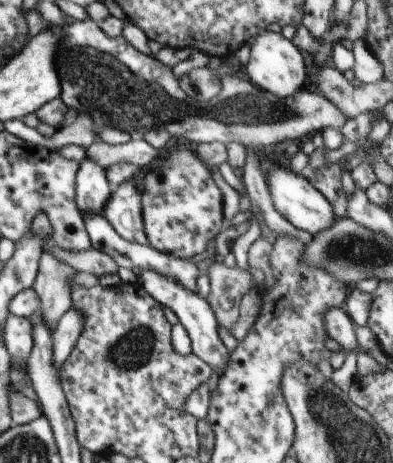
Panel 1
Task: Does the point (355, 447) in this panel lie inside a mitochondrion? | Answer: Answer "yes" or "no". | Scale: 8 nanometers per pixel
yes

